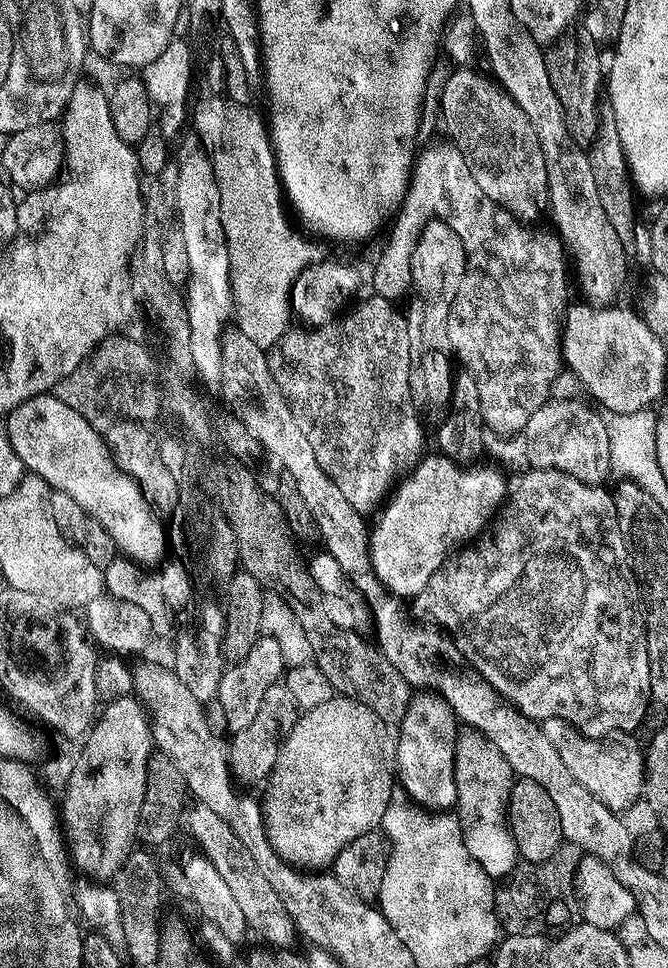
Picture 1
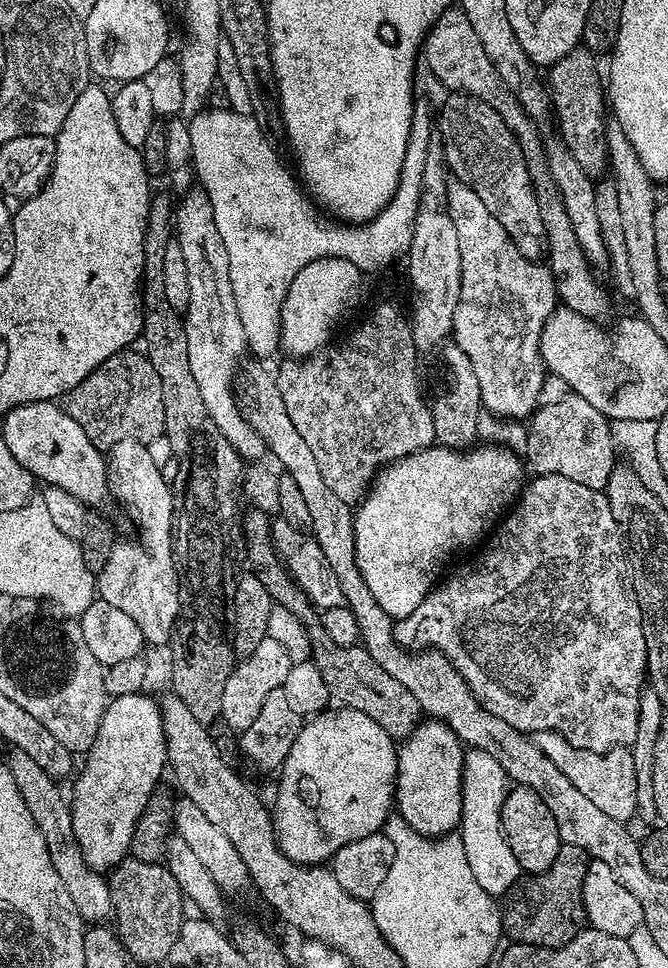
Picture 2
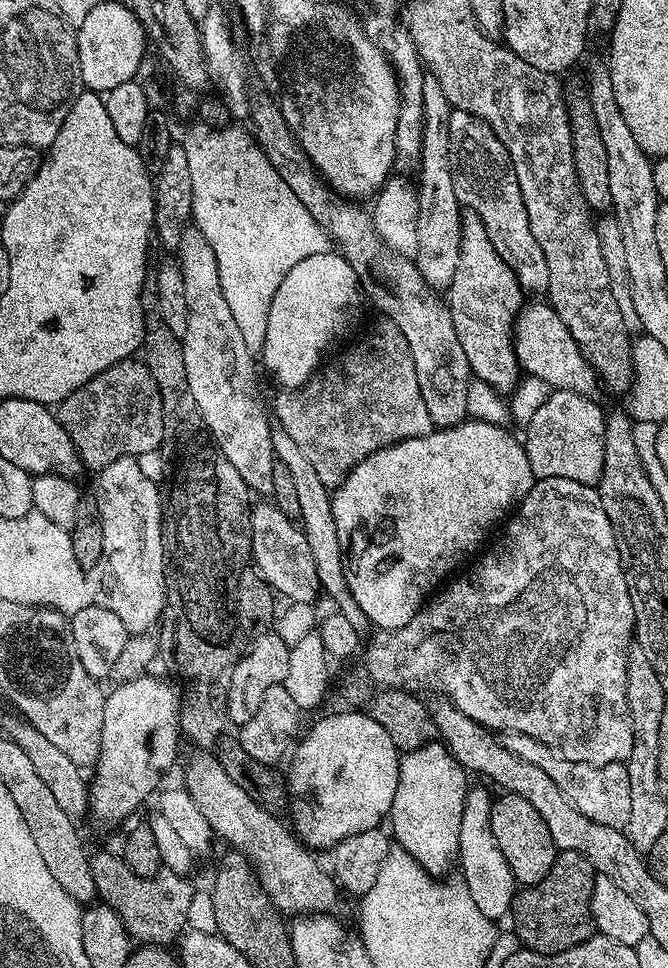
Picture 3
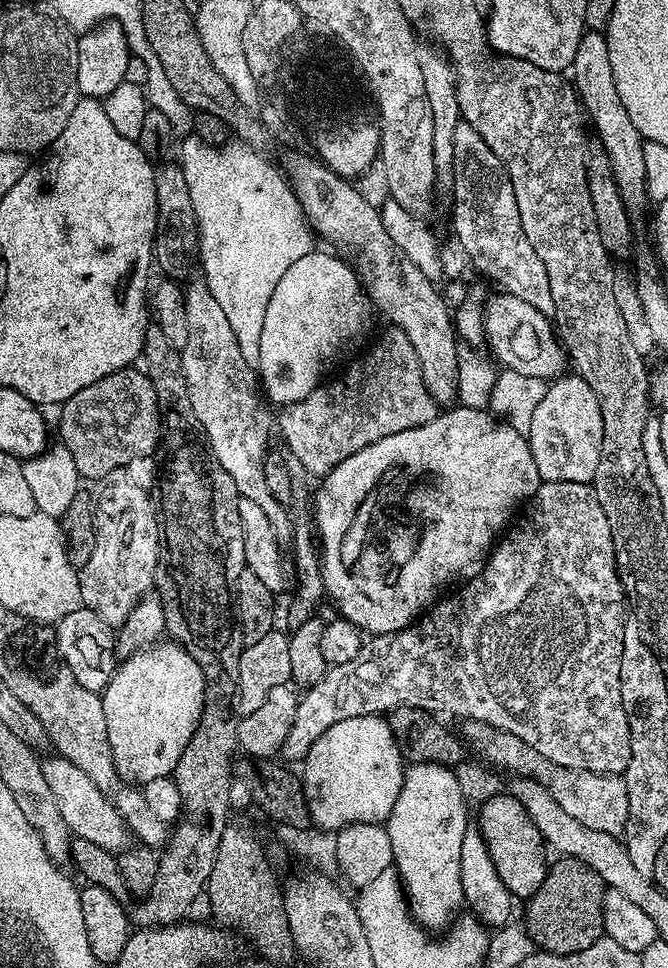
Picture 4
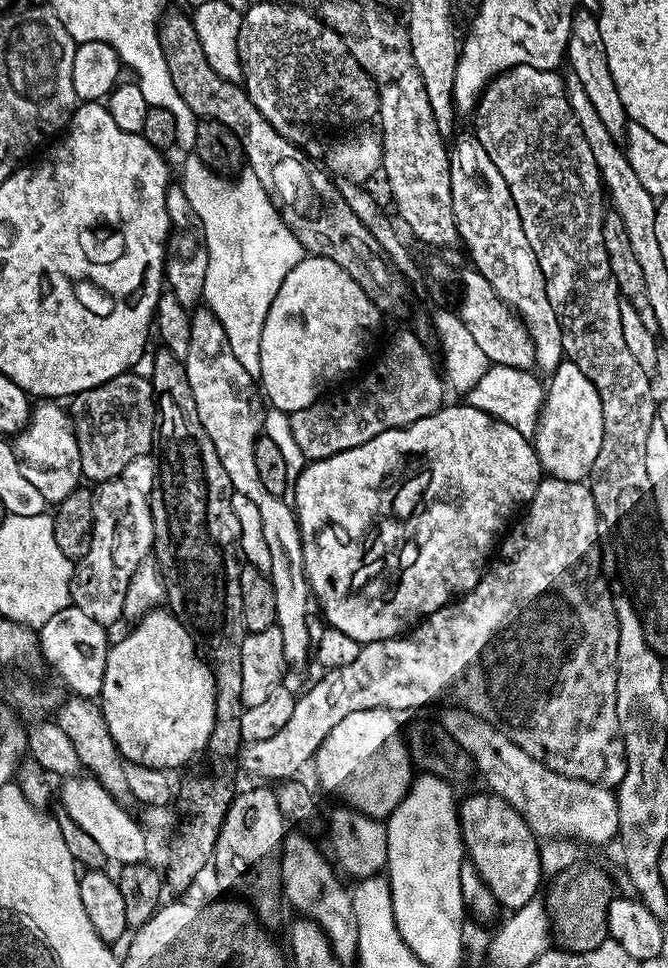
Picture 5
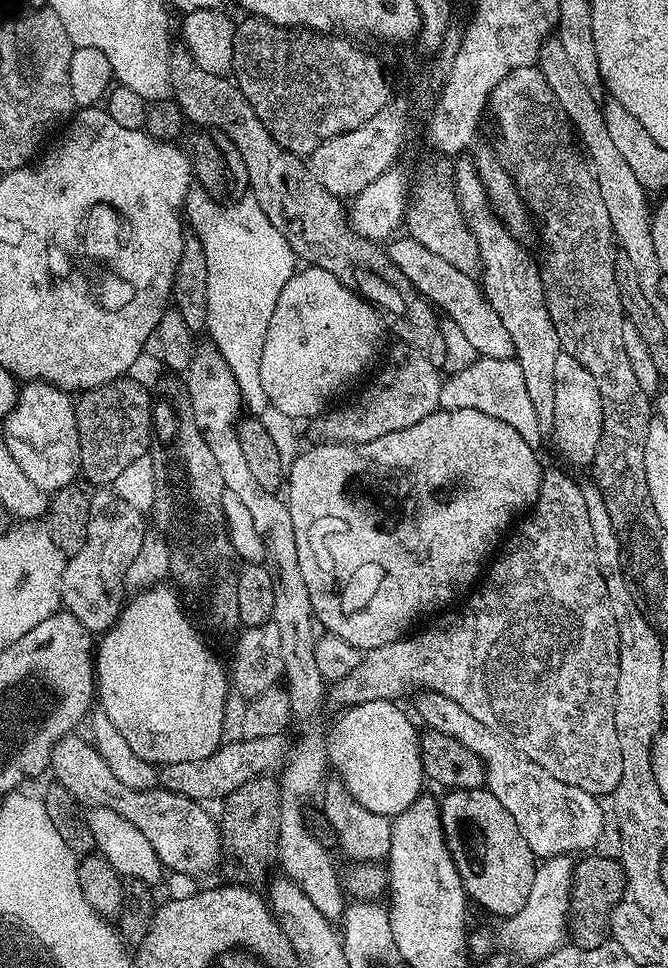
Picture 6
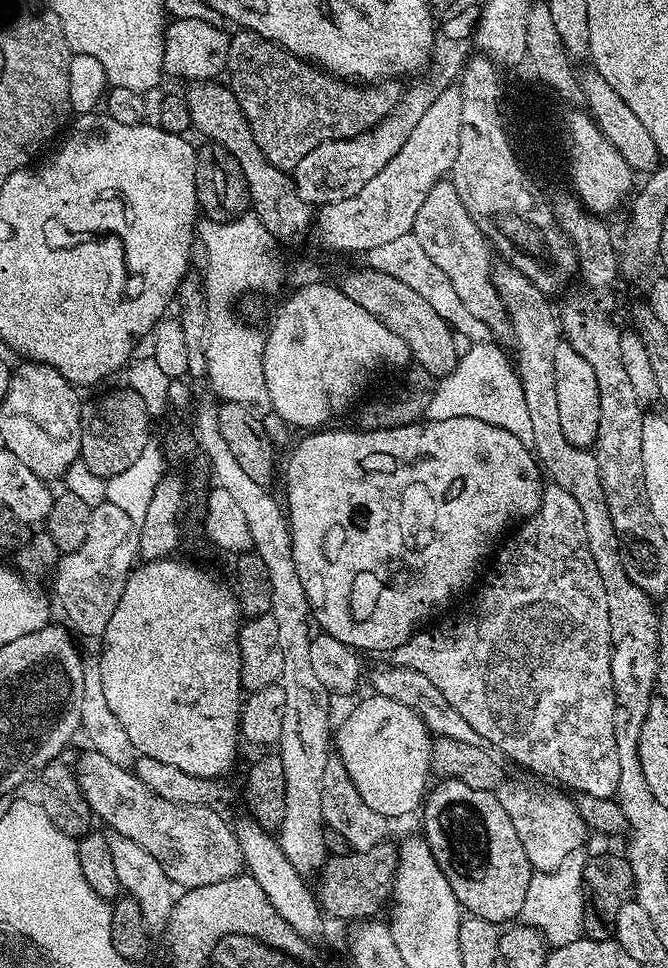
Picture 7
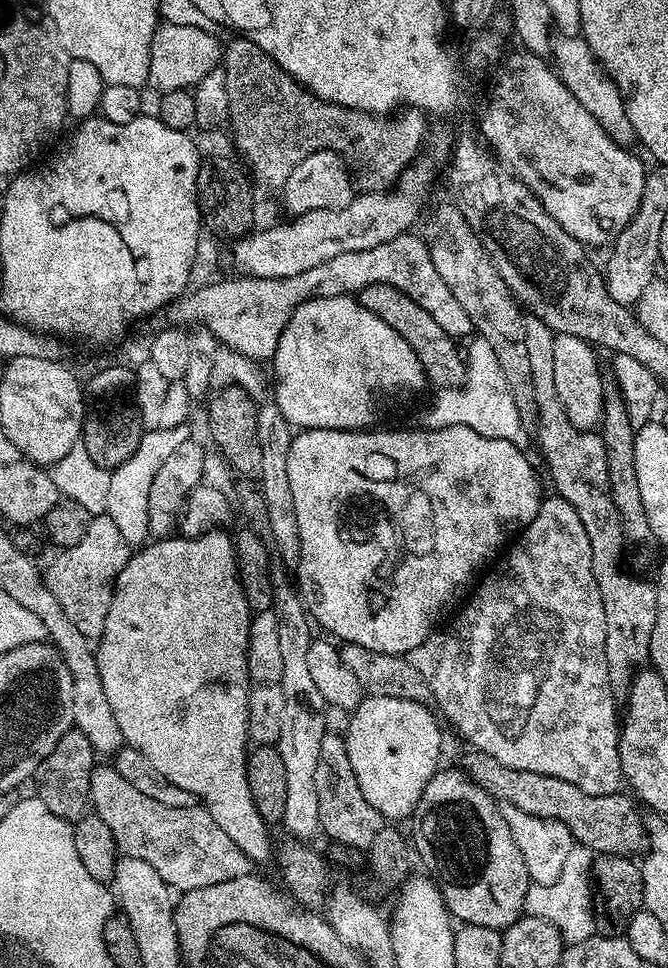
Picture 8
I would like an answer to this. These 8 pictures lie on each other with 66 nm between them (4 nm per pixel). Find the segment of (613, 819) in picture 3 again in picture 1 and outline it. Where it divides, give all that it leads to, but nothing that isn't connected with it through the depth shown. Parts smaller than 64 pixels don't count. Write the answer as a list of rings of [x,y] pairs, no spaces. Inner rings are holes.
[[[579,730],[572,734],[572,748],[565,747],[561,751],[562,762],[595,800],[601,800],[611,812],[624,814],[635,800],[641,799],[644,791],[644,752],[628,744],[621,748],[607,748],[604,742],[589,738]]]

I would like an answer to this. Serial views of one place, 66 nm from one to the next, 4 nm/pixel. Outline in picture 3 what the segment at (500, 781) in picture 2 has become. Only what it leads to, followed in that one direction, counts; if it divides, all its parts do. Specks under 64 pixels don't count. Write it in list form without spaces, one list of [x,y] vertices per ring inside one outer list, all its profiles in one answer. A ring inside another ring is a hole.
[[[469,787],[462,810],[458,868],[460,864],[459,875],[470,890],[470,898],[474,898],[478,910],[482,910],[486,918],[500,922],[512,911],[512,899],[516,896],[518,885],[506,858],[502,858],[502,850],[498,850],[498,842],[494,842],[494,830],[490,830],[493,799],[493,793],[488,793],[486,789]]]

